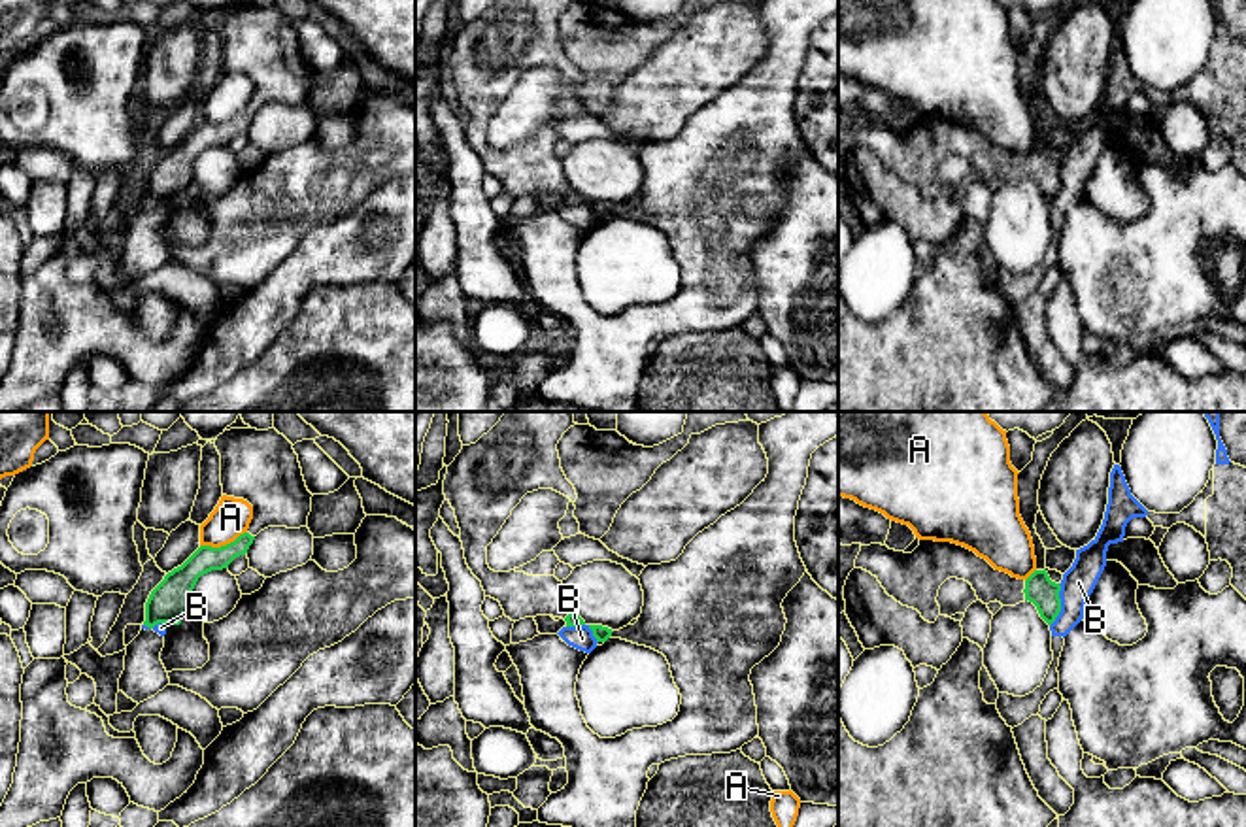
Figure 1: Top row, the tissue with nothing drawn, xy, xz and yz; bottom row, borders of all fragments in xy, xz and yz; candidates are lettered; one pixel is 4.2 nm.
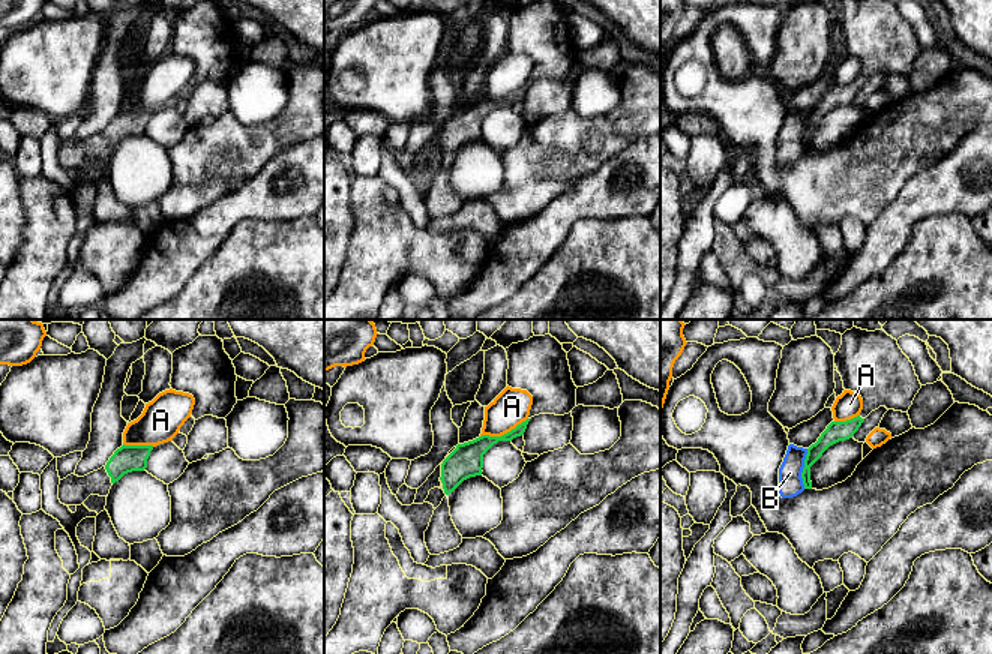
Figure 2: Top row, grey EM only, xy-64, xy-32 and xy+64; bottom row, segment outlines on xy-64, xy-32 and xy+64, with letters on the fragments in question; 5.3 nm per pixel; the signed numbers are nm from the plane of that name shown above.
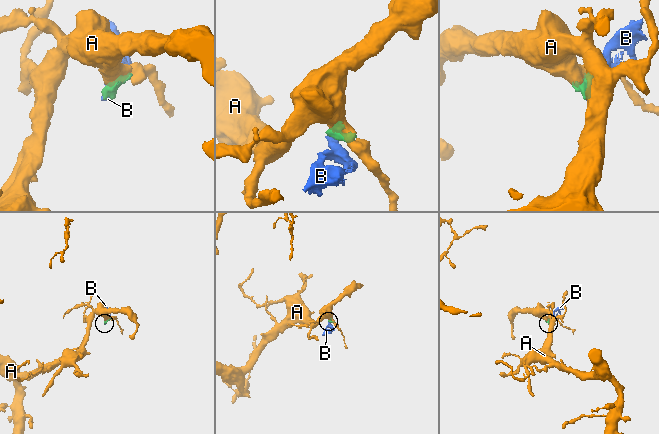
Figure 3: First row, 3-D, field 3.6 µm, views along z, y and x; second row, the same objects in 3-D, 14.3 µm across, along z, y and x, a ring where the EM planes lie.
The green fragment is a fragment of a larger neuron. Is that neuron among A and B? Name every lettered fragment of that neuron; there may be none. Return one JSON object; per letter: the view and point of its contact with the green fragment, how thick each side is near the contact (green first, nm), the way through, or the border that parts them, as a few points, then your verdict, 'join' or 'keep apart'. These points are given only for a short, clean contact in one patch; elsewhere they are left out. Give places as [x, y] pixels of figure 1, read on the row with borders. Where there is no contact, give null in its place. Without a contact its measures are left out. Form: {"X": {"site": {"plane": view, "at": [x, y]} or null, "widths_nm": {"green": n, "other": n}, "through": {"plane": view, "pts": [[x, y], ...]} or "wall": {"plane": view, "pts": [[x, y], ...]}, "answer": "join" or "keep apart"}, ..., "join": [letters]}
{"A": {"site": {"plane": "xy", "at": [223, 546]}, "widths_nm": {"green": 130, "other": 160}, "answer": "keep apart"}, "B": {"site": {"plane": "yz", "at": [1060, 605]}, "widths_nm": {"green": 130, "other": 140}, "wall": {"plane": "yz", "pts": [[1060, 584], [1060, 614], [1050, 625]]}, "answer": "keep apart"}, "join": []}

